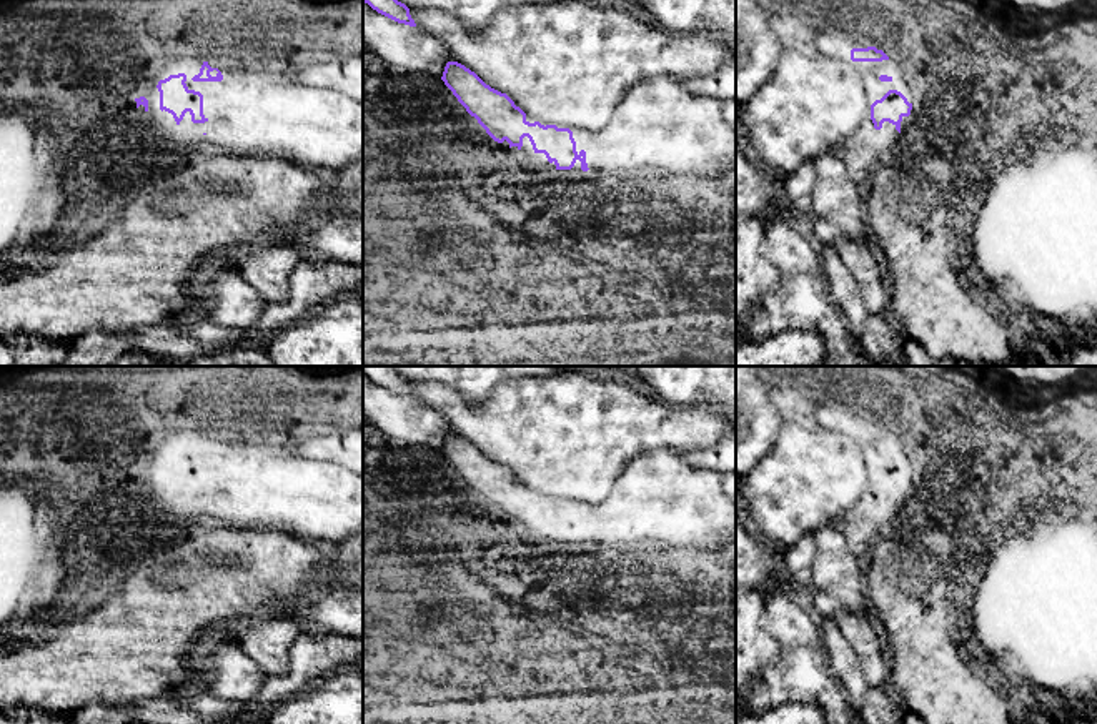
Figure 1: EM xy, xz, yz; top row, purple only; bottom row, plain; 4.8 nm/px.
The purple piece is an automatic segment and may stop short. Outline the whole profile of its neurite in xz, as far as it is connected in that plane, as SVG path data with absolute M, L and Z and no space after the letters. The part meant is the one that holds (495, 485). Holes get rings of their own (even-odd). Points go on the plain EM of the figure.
M458 434L446 436L441 453L494 514L506 513L509 521L519 523L516 529L528 543L566 543L574 548L588 543L656 543L719 553L736 539L736 503L724 491L722 474L689 464L673 448L643 451L631 458L601 503L539 494Z

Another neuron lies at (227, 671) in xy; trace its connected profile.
M215 644L206 657L196 657L195 687L226 701L248 701L263 684L266 672L236 644Z

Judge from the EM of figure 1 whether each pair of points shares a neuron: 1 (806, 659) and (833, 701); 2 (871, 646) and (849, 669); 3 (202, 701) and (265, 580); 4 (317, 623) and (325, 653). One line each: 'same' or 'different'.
1: same
2: different
3: different
4: different

